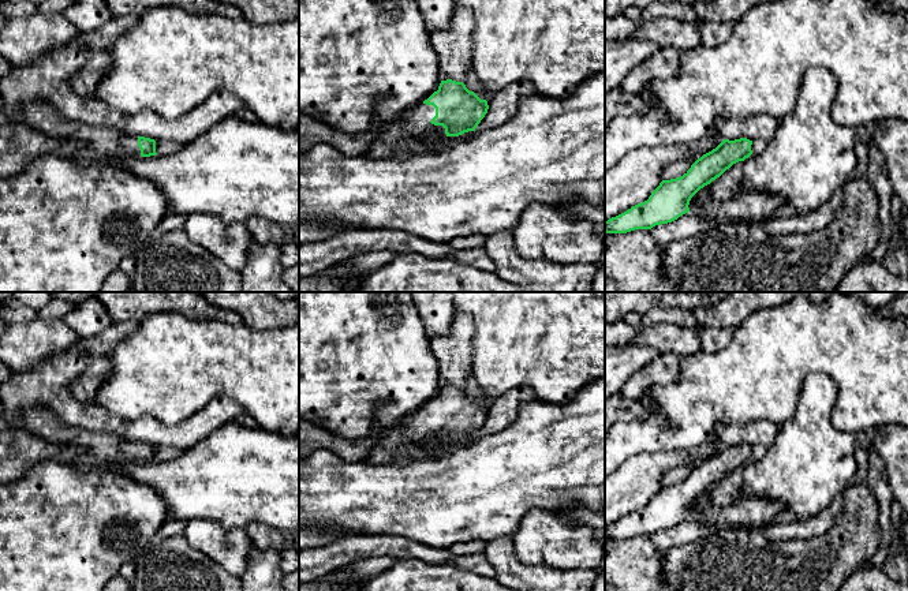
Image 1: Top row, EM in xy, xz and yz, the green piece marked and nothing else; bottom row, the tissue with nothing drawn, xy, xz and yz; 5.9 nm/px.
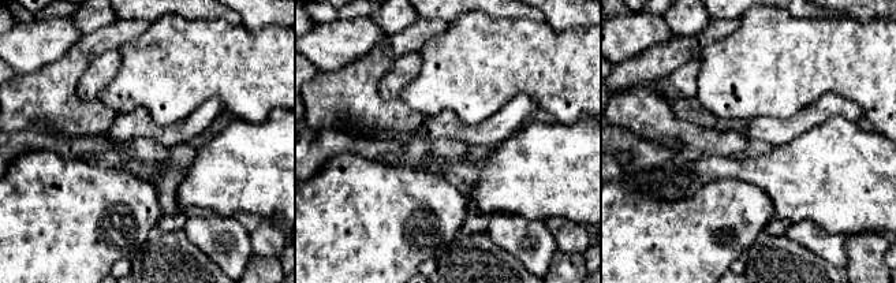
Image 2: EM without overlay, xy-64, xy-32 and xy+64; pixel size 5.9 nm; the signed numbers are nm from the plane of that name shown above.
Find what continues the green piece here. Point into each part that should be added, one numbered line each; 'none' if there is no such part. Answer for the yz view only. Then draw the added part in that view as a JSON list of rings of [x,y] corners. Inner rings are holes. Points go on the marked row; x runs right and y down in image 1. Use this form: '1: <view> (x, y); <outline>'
none

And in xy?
1: xy (108, 142); [[[34,101],[27,105],[15,120],[48,136],[83,142],[85,147],[81,150],[79,157],[91,162],[101,157],[141,156],[138,136],[126,134],[120,127],[90,126],[82,121],[66,120],[44,101]]]

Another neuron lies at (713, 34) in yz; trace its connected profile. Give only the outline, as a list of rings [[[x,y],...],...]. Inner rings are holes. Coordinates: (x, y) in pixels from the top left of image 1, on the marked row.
[[[733,20],[725,23],[700,22],[702,45],[706,48],[715,48],[725,42],[730,37],[735,23]]]

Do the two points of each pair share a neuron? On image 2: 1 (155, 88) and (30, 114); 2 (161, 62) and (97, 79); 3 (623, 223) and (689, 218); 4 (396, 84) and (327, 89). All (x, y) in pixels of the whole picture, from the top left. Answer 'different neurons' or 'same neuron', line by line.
1: different neurons
2: different neurons
3: same neuron
4: different neurons

